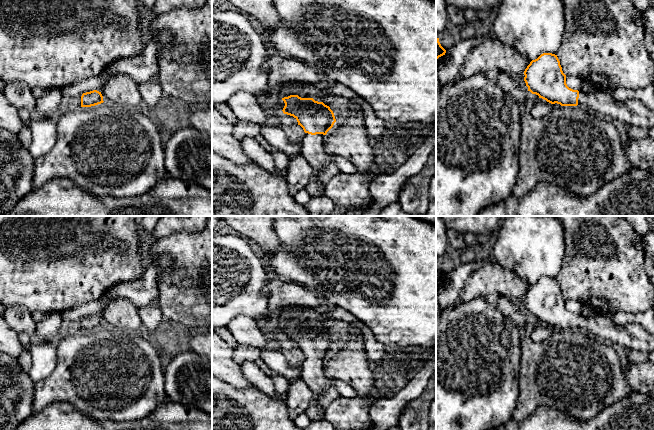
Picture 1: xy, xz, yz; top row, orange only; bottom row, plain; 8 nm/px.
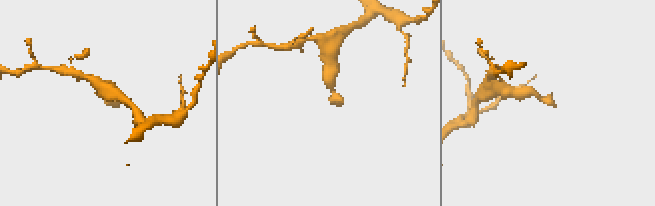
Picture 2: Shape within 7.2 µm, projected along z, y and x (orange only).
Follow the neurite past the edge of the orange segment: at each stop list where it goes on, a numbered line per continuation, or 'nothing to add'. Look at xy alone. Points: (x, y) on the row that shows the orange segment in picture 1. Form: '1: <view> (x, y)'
nothing to add

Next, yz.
1: yz (633, 112)

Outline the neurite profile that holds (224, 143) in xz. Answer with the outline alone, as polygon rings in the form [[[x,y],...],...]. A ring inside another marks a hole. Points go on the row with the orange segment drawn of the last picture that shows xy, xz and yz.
[[[212,107],[212,150],[236,164],[252,161],[233,135],[234,124]]]

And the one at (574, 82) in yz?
[[[567,75],[566,84],[569,88],[580,91],[582,80],[577,75]]]

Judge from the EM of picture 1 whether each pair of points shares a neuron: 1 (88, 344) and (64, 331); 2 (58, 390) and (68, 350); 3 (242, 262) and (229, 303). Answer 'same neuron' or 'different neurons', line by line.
1: different neurons
2: same neuron
3: same neuron

